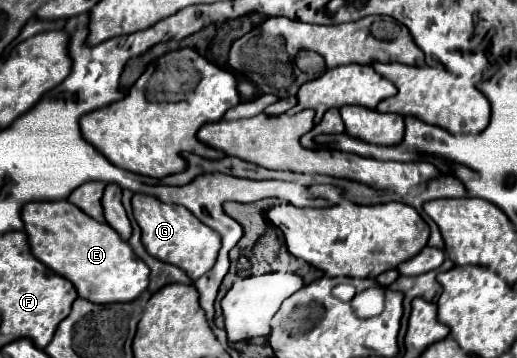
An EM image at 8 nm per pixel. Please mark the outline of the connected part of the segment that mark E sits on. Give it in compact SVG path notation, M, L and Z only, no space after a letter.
M31 201L21 209L33 255L59 275L65 275L81 299L91 303L127 303L149 285L149 267L131 251L107 223L99 223L65 201Z

